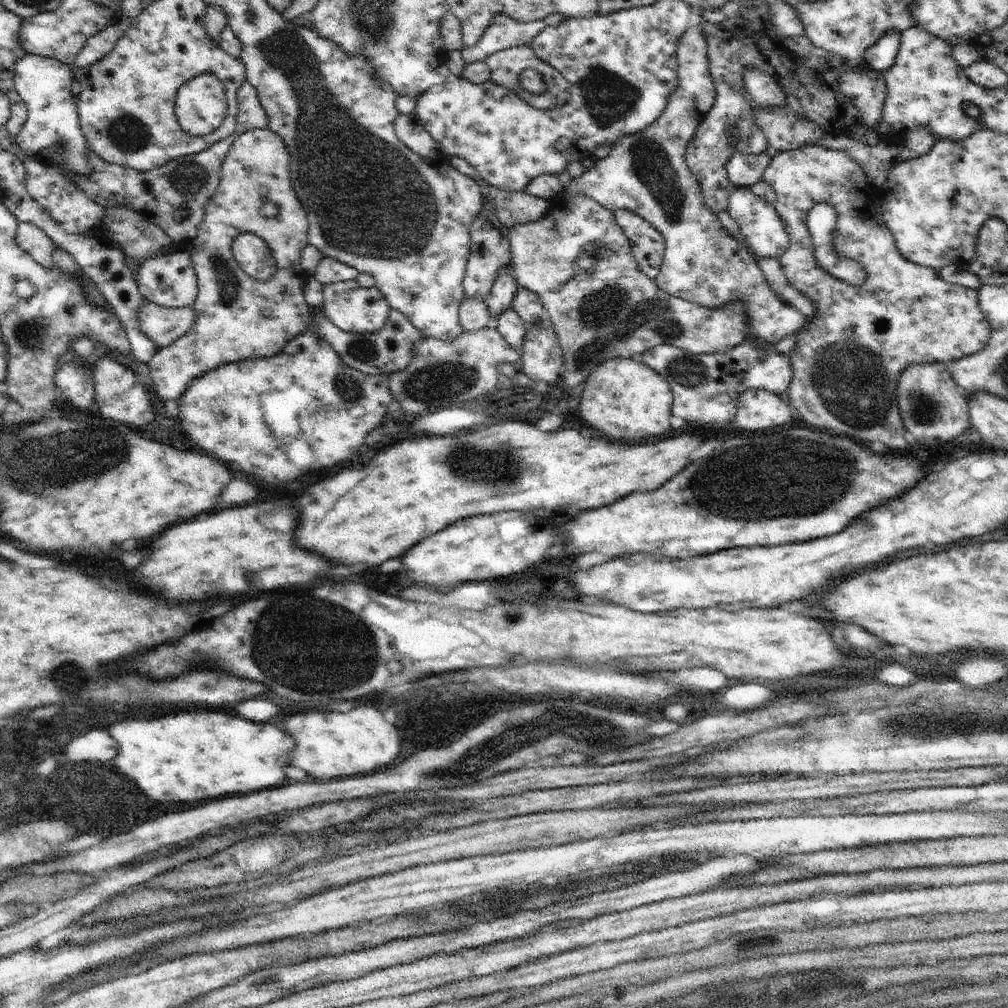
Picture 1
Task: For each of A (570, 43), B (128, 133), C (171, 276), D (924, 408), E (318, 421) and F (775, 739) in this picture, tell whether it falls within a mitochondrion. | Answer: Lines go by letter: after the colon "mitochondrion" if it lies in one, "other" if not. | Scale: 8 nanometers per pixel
A: other
B: mitochondrion
C: other
D: mitochondrion
E: other
F: mitochondrion

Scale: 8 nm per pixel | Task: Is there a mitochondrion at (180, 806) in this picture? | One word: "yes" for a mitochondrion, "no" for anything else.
no

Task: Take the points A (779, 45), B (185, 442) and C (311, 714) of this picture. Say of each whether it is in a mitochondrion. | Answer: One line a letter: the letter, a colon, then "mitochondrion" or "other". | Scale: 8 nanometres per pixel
A: other
B: other
C: other

